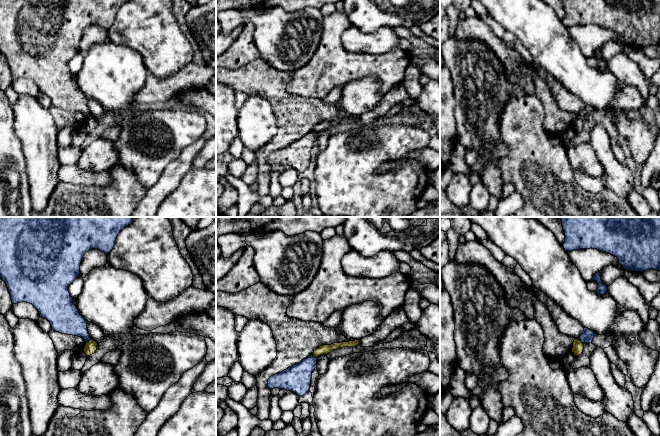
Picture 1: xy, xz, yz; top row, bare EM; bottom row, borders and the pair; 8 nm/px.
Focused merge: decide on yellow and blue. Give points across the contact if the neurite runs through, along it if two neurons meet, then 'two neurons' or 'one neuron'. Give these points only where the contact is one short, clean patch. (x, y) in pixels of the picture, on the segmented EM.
along xy (91, 339), (86, 343) | two neurons

